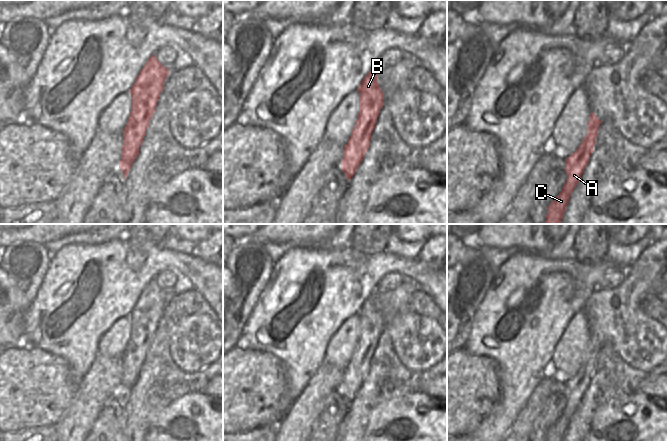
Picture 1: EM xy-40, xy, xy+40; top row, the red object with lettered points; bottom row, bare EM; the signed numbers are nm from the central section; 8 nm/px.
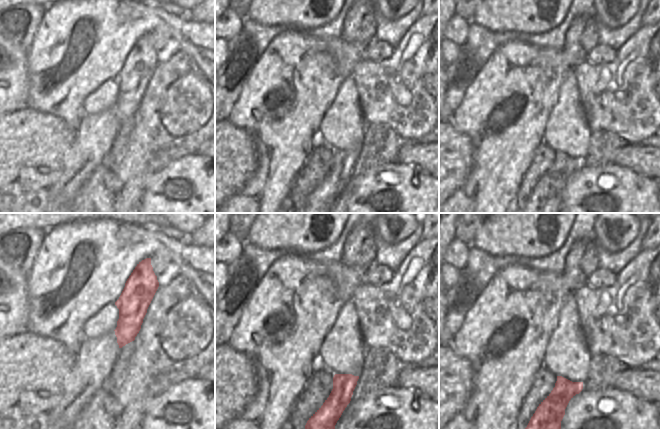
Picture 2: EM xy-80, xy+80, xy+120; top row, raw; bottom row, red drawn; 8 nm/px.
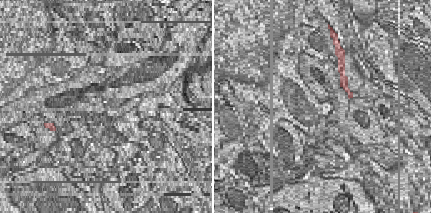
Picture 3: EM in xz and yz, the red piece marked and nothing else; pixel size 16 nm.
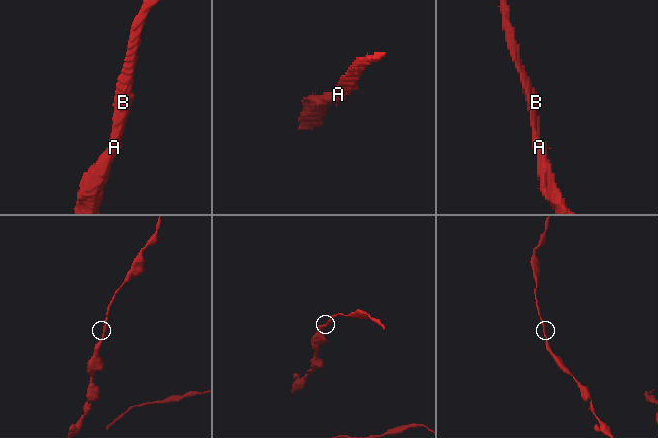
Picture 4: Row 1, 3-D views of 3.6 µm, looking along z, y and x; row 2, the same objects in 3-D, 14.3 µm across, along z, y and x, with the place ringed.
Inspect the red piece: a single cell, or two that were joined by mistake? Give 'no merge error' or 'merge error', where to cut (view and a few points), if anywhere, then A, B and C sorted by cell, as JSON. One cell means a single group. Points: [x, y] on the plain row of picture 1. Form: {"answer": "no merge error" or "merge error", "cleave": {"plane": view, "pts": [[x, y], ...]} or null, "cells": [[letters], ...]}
{"answer": "no merge error", "cleave": null, "cells": [["A", "B", "C"]]}

